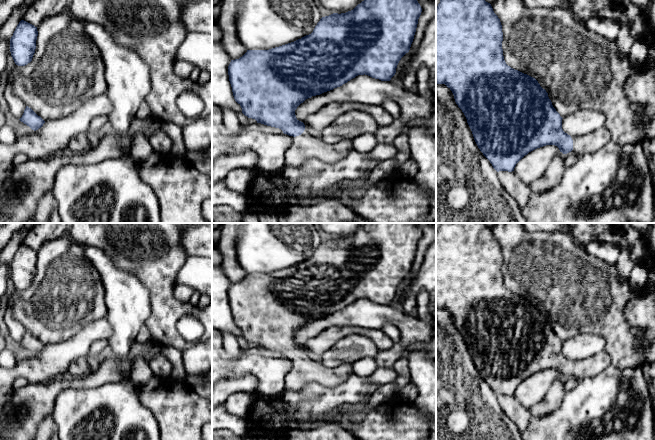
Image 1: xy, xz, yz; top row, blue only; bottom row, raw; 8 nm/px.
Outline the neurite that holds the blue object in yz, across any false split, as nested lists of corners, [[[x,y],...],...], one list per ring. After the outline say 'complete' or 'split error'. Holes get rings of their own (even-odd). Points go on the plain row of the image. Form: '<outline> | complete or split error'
[[[441,223],[436,231],[436,308],[445,308],[453,317],[458,331],[464,337],[474,364],[499,395],[514,395],[516,388],[529,376],[555,369],[560,376],[573,375],[579,381],[593,377],[611,364],[606,350],[599,351],[586,359],[571,362],[562,353],[562,341],[553,331],[548,317],[538,305],[508,290],[504,284],[502,249],[490,227],[484,223]]] | split error

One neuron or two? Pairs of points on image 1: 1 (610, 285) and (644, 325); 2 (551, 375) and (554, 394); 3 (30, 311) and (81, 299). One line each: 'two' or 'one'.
1: two
2: two
3: one

